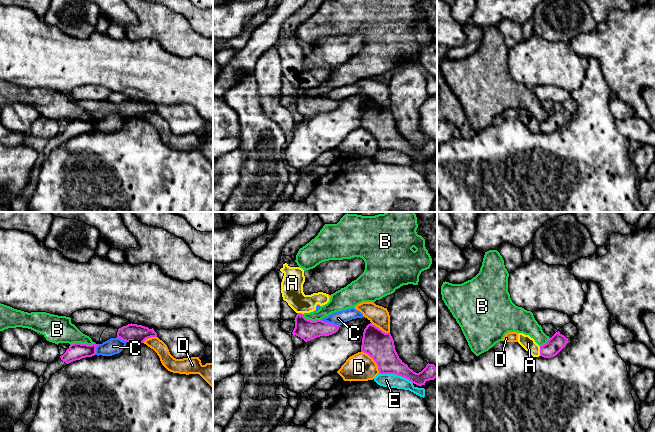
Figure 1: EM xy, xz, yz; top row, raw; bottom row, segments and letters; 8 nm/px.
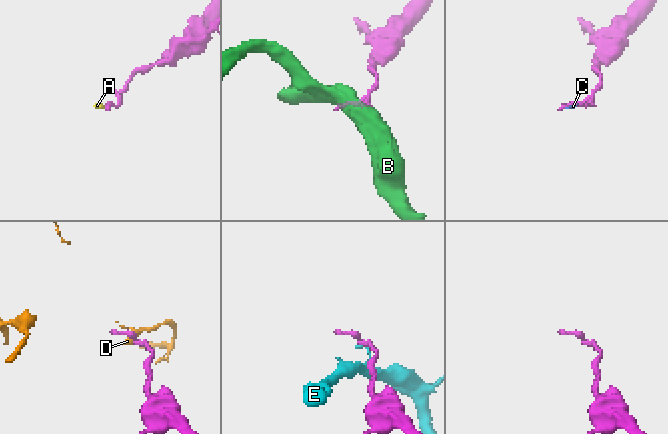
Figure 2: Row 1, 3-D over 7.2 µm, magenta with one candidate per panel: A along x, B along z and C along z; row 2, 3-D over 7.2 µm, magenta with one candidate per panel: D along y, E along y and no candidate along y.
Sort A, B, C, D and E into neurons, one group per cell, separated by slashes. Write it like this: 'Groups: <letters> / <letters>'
Groups: A C D / B / E

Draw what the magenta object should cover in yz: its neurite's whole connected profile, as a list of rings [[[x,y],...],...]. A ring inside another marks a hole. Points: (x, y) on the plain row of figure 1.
[[[559,107],[556,108],[546,120],[540,122],[540,132],[551,134],[556,132],[567,120],[568,114]]]

